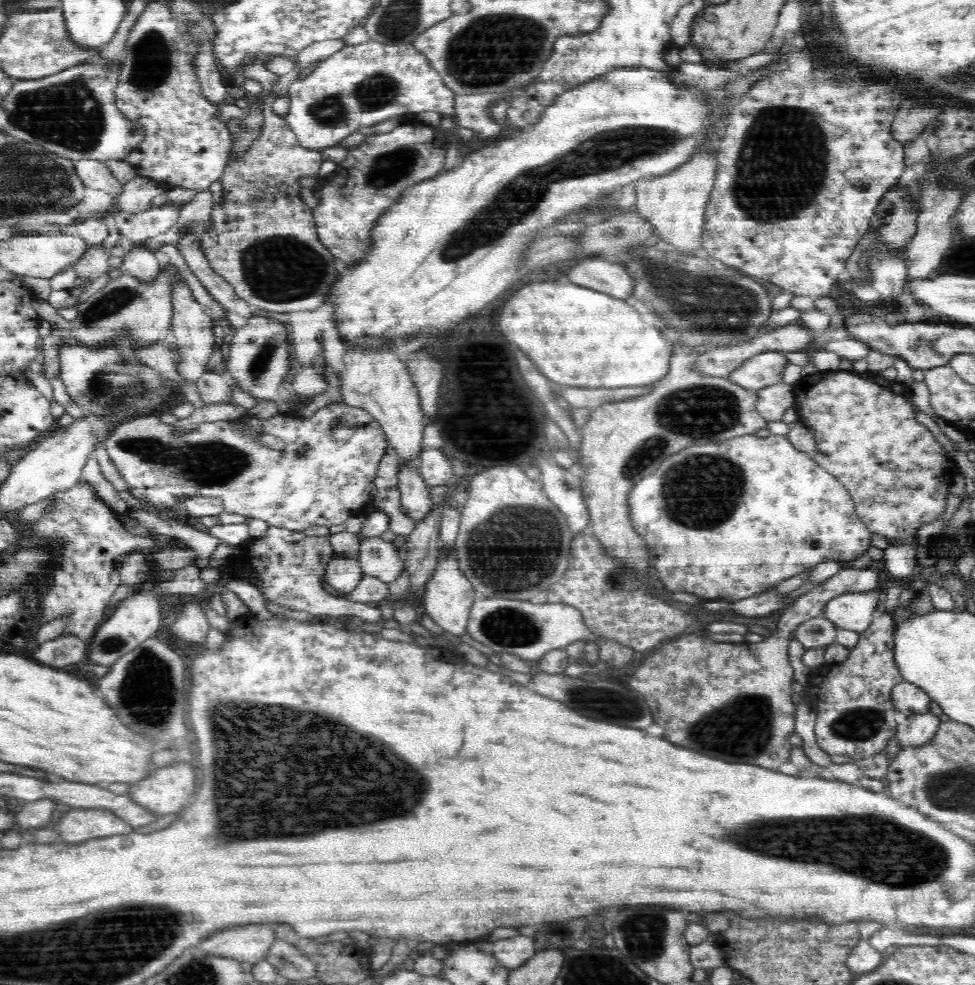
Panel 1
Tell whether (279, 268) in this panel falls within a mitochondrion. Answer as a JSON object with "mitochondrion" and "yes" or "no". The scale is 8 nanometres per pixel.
{"mitochondrion":"yes"}

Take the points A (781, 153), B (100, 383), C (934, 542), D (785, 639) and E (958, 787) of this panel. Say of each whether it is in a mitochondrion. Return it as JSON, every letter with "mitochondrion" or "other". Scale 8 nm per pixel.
{"A":"mitochondrion","B":"mitochondrion","C":"other","D":"other","E":"mitochondrion"}

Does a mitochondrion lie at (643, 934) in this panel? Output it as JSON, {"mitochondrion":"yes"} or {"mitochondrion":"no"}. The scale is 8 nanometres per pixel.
{"mitochondrion":"yes"}

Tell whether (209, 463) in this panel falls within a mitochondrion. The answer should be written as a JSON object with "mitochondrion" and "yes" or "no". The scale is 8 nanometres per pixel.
{"mitochondrion":"yes"}

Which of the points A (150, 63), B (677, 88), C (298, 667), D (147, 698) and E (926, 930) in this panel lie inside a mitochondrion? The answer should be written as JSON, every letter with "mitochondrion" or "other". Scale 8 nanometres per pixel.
{"A":"mitochondrion","B":"other","C":"other","D":"mitochondrion","E":"other"}

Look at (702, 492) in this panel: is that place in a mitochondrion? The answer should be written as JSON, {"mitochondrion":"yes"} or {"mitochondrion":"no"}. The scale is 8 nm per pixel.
{"mitochondrion":"yes"}

